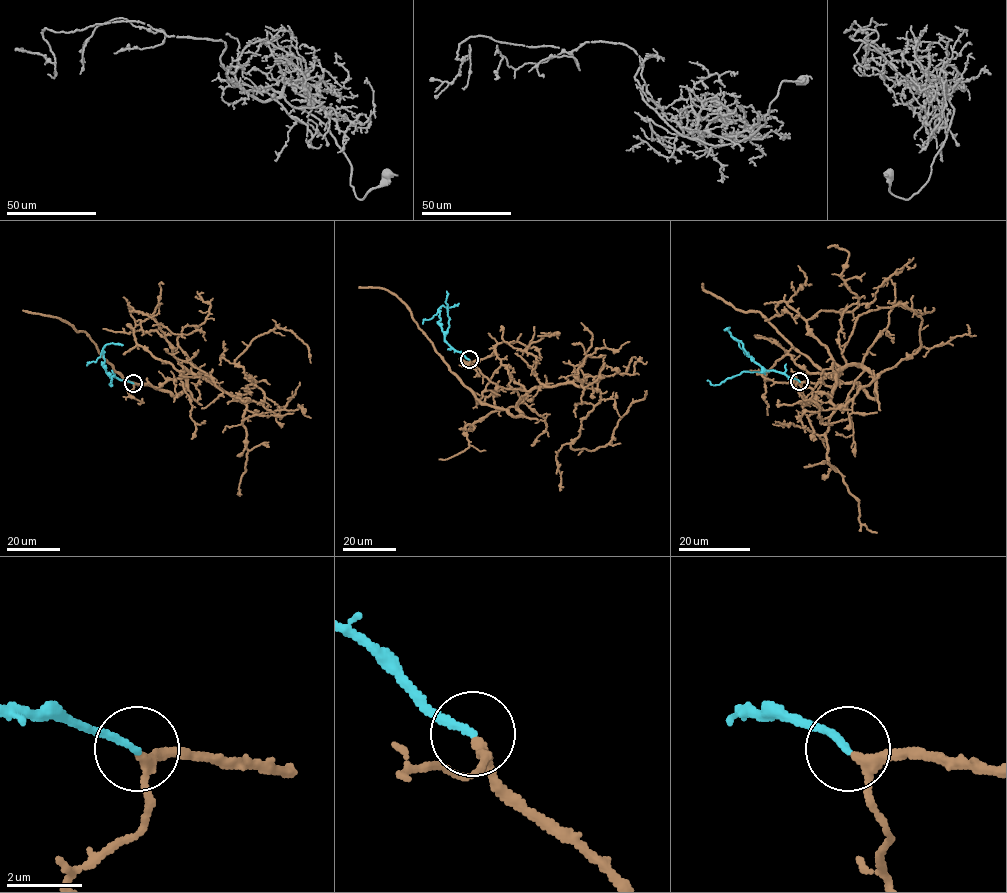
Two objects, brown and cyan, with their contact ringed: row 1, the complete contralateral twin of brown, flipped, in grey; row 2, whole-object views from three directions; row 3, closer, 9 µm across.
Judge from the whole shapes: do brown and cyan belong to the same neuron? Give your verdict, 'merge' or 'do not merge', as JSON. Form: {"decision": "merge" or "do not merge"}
{"decision": "merge"}

